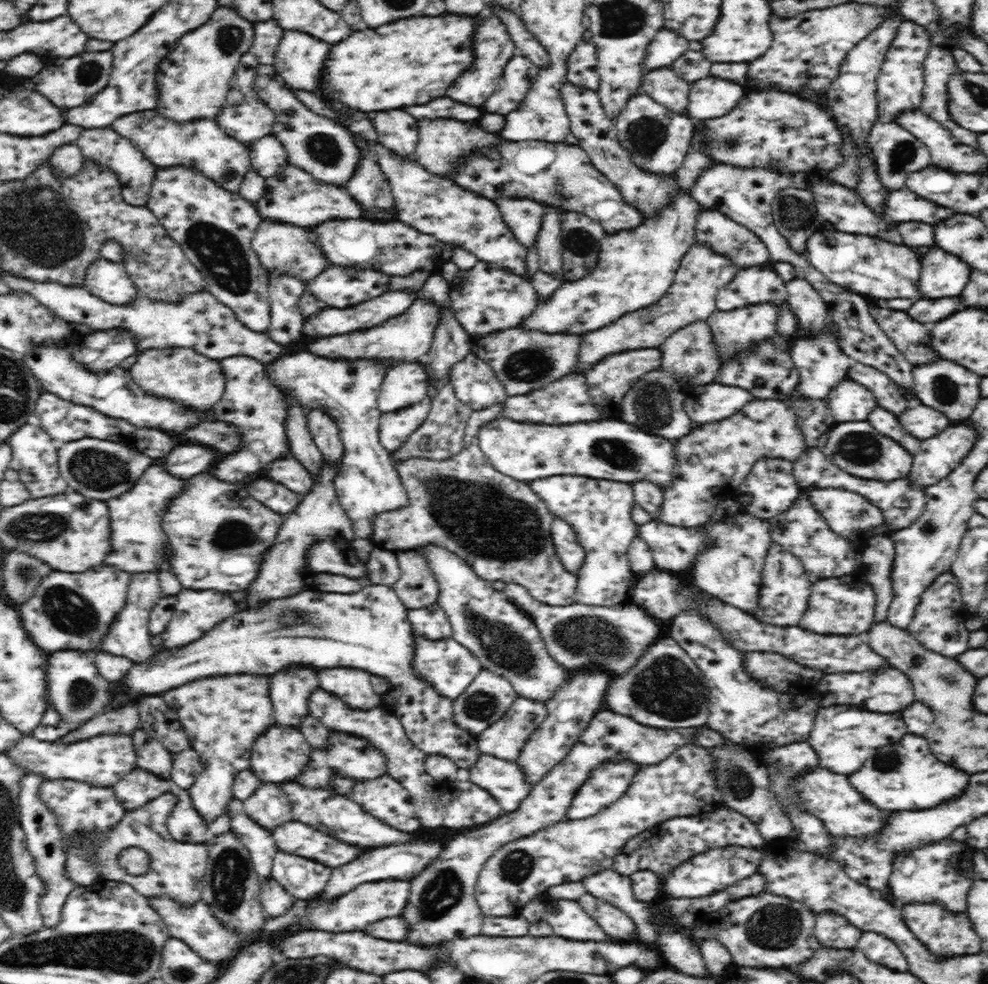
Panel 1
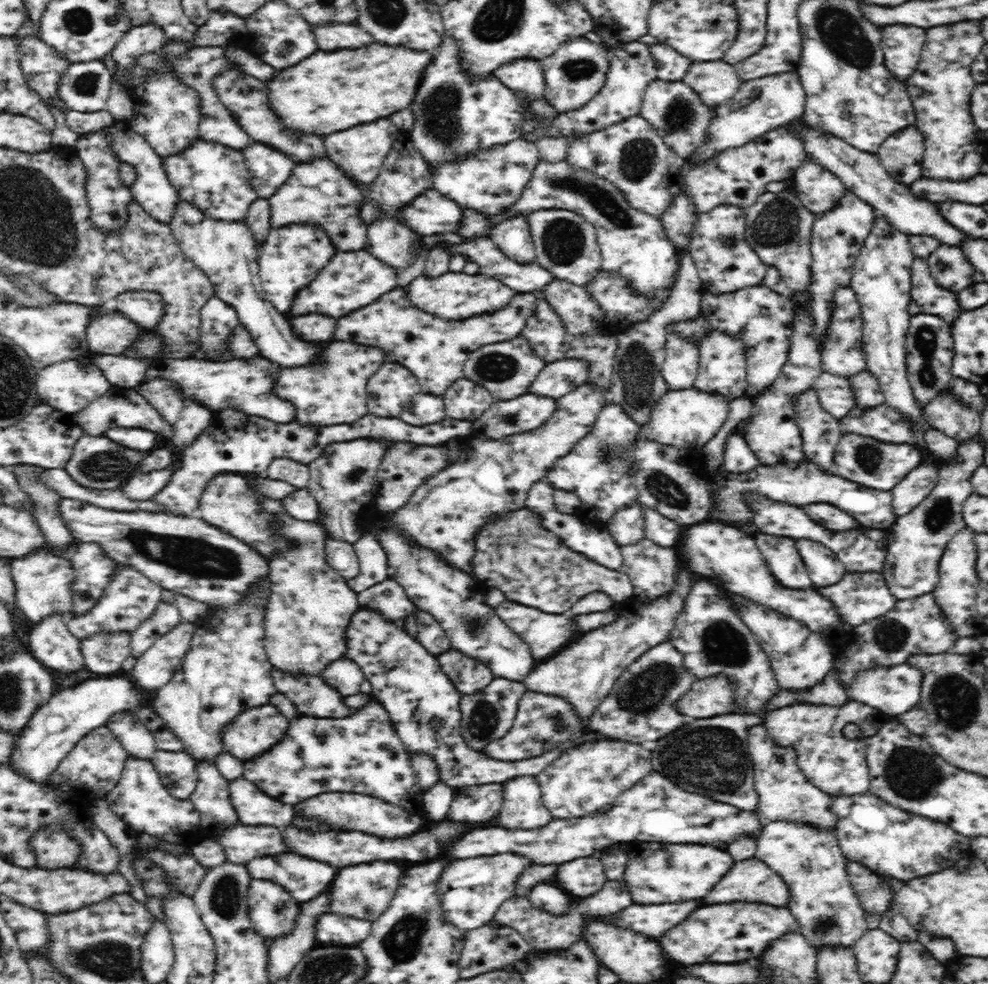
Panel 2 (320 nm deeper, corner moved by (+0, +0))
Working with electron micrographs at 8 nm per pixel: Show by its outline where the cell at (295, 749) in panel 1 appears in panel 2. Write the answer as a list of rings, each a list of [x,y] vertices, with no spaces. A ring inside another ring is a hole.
[[[271,704],[250,707],[221,728],[224,749],[239,760],[264,754],[288,730],[288,718]]]

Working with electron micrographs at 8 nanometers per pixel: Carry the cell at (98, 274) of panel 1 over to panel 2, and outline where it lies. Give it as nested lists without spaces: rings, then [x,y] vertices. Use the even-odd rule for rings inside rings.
[[[131,291],[116,298],[117,310],[140,328],[154,331],[165,315],[162,300],[162,296],[154,292]]]

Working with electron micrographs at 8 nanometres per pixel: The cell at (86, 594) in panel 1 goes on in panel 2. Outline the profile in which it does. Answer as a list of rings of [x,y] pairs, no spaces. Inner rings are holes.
[[[38,549],[25,557],[9,559],[8,563],[15,586],[16,606],[23,616],[26,616],[29,624],[40,622],[44,617],[54,613],[60,613],[66,619],[73,616],[70,587],[74,580],[74,569],[68,559]]]

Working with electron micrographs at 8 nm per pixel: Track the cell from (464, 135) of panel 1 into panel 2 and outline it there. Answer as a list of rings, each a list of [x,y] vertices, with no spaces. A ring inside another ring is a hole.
[[[520,137],[502,146],[492,146],[490,150],[480,150],[462,160],[446,162],[442,166],[430,169],[429,172],[432,175],[432,186],[439,193],[451,198],[461,207],[493,216],[504,212],[520,198],[540,160],[540,148],[534,142]]]

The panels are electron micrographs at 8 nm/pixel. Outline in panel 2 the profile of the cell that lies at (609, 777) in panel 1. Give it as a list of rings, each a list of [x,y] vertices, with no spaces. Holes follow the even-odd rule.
[[[610,739],[586,742],[566,750],[553,764],[536,776],[544,807],[560,821],[580,818],[614,804],[621,794],[653,772],[650,752],[642,745]]]

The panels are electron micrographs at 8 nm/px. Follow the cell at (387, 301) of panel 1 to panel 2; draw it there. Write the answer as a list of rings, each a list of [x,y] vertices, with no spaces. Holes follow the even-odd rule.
[[[395,288],[391,292],[384,294],[381,298],[372,302],[370,306],[364,306],[352,314],[347,314],[344,318],[338,318],[338,328],[336,328],[336,340],[344,340],[358,344],[366,344],[366,346],[377,346],[384,351],[384,358],[388,362],[395,362],[405,366],[416,377],[420,385],[421,393],[434,394],[441,397],[446,390],[450,388],[458,379],[464,377],[463,366],[465,365],[467,356],[481,346],[494,344],[512,340],[521,334],[526,326],[528,316],[532,314],[534,306],[536,306],[536,296],[534,294],[518,293],[508,306],[504,306],[502,310],[496,310],[492,314],[482,314],[482,316],[474,316],[474,318],[466,318],[462,322],[458,320],[445,320],[422,312],[419,308],[411,305],[408,301],[408,295],[404,288]]]

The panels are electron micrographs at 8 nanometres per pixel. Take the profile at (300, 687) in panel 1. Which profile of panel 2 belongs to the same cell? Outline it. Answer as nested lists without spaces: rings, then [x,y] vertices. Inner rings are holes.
[[[246,474],[245,475],[247,477],[248,480],[250,480],[249,483],[249,488],[251,490],[251,492],[253,493],[254,496],[256,496],[257,501],[259,502],[259,504],[261,504],[262,510],[263,512],[267,512],[268,514],[273,514],[273,518],[275,518],[275,524],[277,524],[277,529],[276,529],[276,533],[278,533],[278,535],[280,535],[280,537],[284,537],[284,539],[286,539],[286,541],[289,542],[289,544],[291,544],[289,547],[283,548],[282,550],[279,550],[271,559],[268,560],[268,564],[269,564],[269,581],[270,581],[270,596],[266,605],[266,654],[268,657],[268,660],[270,660],[270,662],[272,662],[272,664],[274,664],[274,666],[276,666],[276,668],[280,668],[280,670],[284,670],[284,672],[292,672],[292,674],[322,674],[322,670],[324,670],[324,668],[326,668],[326,666],[328,666],[328,664],[330,664],[330,662],[334,662],[334,660],[340,660],[340,659],[344,659],[346,658],[346,640],[344,640],[344,632],[346,632],[346,628],[348,628],[348,624],[350,624],[350,618],[352,618],[352,616],[354,616],[354,612],[356,612],[356,610],[359,610],[359,602],[357,599],[357,593],[355,593],[352,589],[350,589],[350,587],[348,586],[348,583],[346,583],[346,580],[343,579],[328,563],[326,560],[326,543],[324,543],[326,535],[325,532],[323,530],[323,527],[318,525],[318,523],[316,523],[315,521],[299,521],[296,520],[296,518],[290,516],[290,514],[286,513],[286,510],[284,510],[282,508],[282,501],[280,500],[276,500],[276,499],[271,499],[268,497],[264,497],[264,495],[262,495],[262,493],[258,493],[258,491],[256,491],[256,487],[254,487],[254,484],[256,484],[256,477],[262,477],[263,475],[260,476],[254,476],[253,474]]]

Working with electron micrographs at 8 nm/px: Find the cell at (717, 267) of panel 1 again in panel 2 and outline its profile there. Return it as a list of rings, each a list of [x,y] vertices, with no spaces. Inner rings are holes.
[[[566,358],[547,364],[530,384],[528,393],[540,397],[560,399],[587,382],[589,362]]]

